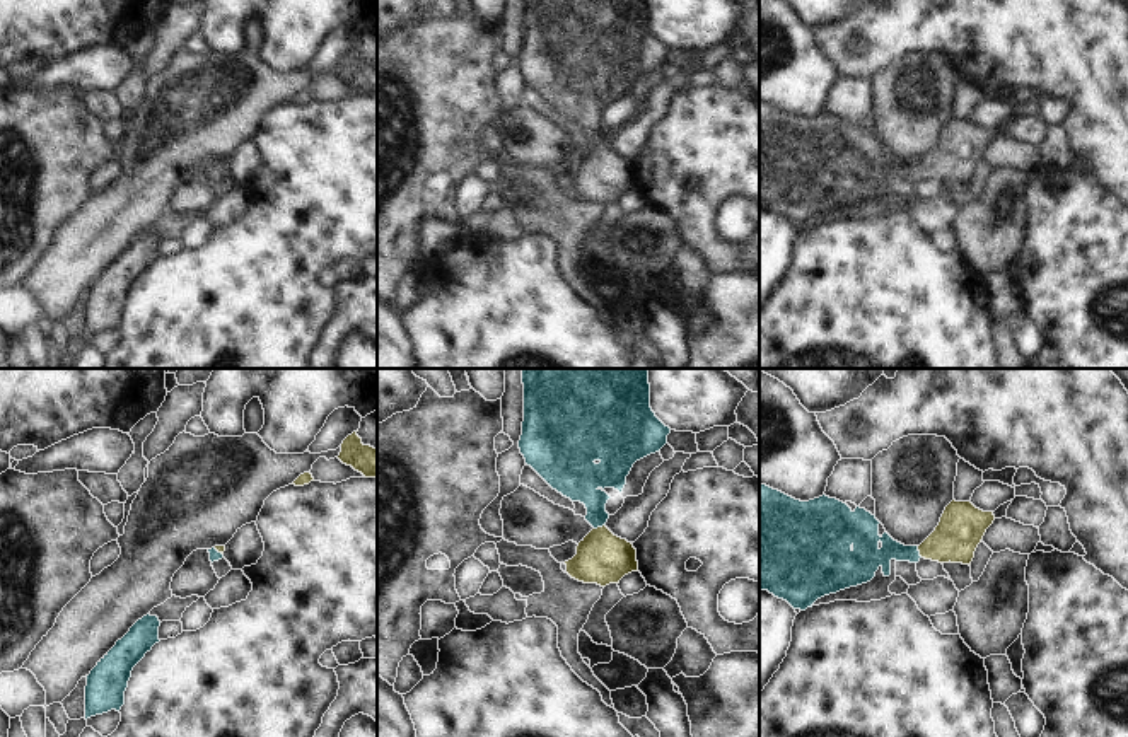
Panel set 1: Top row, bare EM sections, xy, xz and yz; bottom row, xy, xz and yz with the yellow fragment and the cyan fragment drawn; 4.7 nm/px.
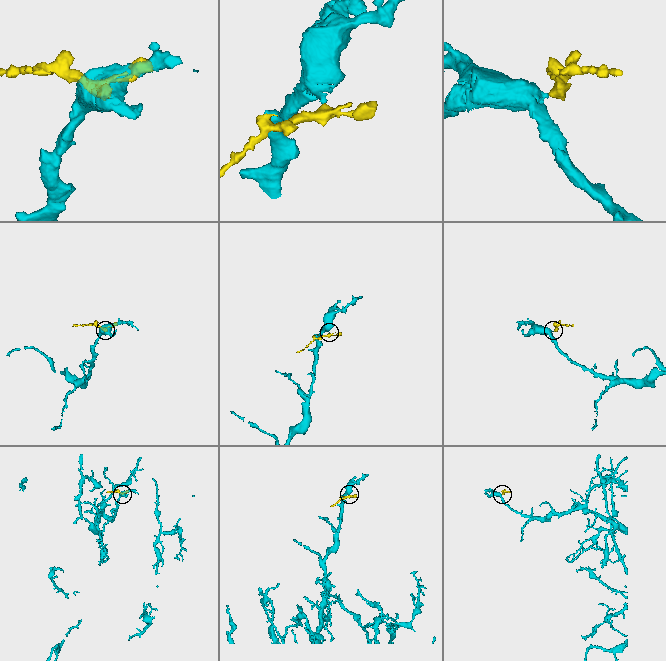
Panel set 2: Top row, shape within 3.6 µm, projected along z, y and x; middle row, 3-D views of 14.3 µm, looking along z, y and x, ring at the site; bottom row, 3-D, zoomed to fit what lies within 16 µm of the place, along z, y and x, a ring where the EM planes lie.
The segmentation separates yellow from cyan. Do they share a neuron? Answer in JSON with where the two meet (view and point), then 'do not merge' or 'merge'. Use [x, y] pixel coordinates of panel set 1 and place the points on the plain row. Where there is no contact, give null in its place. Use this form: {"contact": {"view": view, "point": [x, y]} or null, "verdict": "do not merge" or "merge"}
{"contact": {"view": "xz", "point": [599, 145]}, "verdict": "merge"}

